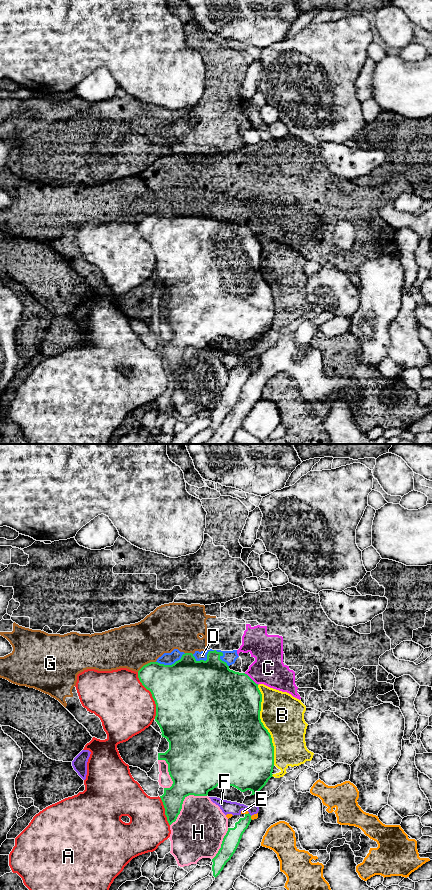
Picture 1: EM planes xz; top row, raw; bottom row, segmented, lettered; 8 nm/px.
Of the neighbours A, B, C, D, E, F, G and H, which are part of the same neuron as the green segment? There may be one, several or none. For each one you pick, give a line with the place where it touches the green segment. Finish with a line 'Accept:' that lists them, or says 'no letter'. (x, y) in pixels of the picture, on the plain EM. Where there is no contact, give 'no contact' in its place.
Accept: no letter

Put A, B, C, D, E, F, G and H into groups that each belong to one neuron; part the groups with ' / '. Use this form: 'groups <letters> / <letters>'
groups A / B / C D G / E F / H

